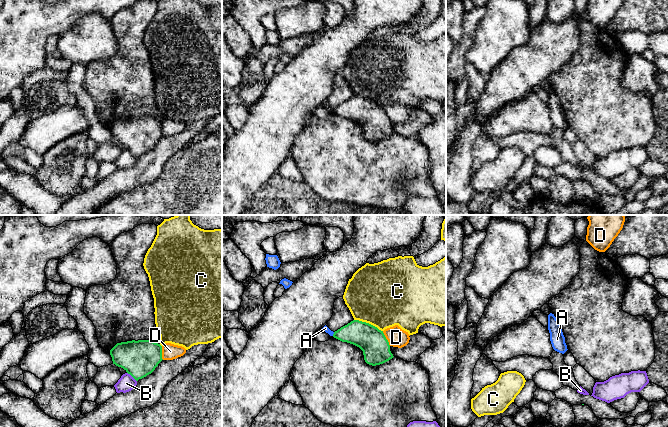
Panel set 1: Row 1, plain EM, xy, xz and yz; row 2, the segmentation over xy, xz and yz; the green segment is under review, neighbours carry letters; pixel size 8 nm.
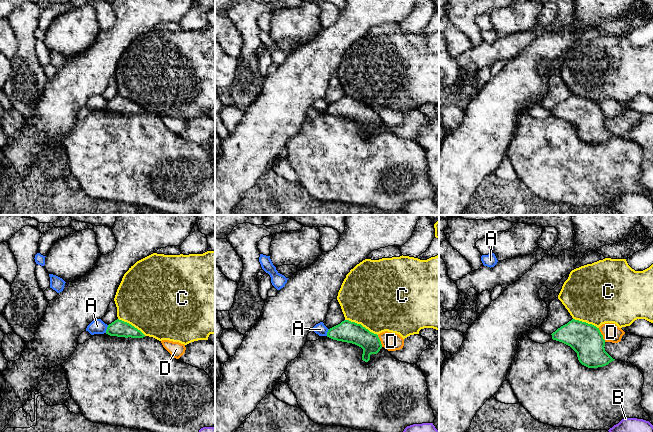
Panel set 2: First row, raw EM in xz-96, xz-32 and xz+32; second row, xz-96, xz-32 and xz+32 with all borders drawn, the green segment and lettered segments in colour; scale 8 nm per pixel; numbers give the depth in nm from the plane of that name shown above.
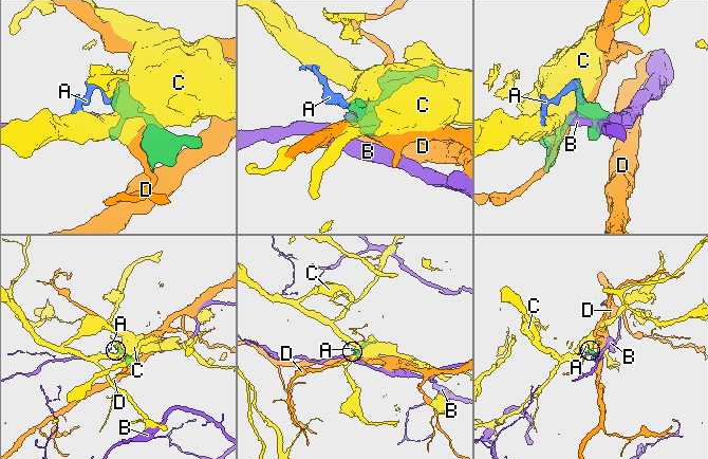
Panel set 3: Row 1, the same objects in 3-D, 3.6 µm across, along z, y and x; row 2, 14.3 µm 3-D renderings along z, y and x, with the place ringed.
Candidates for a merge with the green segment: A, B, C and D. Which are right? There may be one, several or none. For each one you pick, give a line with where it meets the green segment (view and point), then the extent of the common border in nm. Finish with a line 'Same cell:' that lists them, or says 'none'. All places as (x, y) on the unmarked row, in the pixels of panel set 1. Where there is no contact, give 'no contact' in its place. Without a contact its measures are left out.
A: meets green in xz at (333, 110); contact 40 nm long
Same cell: A

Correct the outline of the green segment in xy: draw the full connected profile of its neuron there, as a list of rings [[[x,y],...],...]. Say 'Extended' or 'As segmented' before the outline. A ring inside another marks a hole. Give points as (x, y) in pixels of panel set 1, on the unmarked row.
As segmented. [[[132,116],[117,119],[111,126],[113,140],[123,144],[136,157],[151,150],[162,135],[162,122],[150,116]]]

